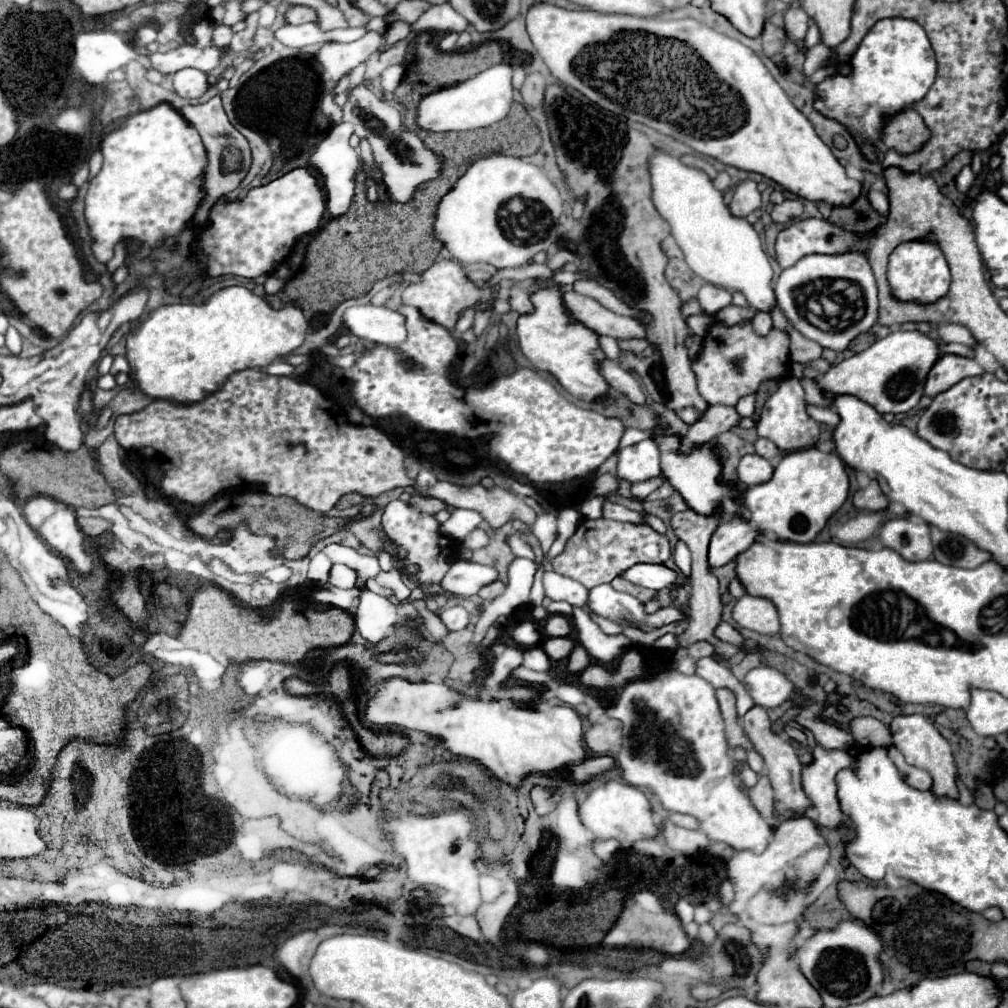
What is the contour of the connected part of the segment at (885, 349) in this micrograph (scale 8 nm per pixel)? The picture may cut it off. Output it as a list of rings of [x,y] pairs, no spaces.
[[[891,331],[885,339],[875,341],[869,349],[855,353],[841,363],[833,365],[819,379],[803,379],[799,375],[799,363],[791,363],[793,377],[801,379],[807,403],[829,407],[837,395],[853,395],[869,403],[879,413],[905,413],[913,409],[925,387],[925,377],[939,357],[937,341],[919,331]]]

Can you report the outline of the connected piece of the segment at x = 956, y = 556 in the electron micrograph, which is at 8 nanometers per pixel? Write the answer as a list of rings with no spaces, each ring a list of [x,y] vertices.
[[[931,527],[931,541],[933,557],[943,565],[973,569],[989,559],[989,553],[979,551],[969,539],[955,533],[939,531],[937,527]]]

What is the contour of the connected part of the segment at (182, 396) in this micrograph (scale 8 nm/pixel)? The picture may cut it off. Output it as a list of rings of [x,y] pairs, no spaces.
[[[227,287],[203,305],[163,305],[127,335],[129,377],[151,399],[197,403],[219,391],[231,373],[267,367],[303,343],[309,323],[295,305],[273,309],[245,287]]]

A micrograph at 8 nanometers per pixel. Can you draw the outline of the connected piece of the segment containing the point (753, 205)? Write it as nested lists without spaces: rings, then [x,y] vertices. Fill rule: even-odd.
[[[743,181],[741,185],[737,185],[733,199],[729,203],[731,215],[747,217],[751,211],[755,211],[759,207],[761,207],[761,193],[757,191],[755,181]]]

